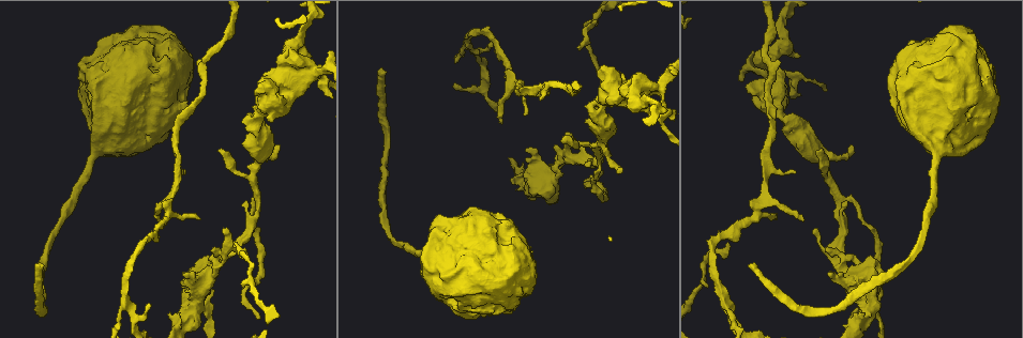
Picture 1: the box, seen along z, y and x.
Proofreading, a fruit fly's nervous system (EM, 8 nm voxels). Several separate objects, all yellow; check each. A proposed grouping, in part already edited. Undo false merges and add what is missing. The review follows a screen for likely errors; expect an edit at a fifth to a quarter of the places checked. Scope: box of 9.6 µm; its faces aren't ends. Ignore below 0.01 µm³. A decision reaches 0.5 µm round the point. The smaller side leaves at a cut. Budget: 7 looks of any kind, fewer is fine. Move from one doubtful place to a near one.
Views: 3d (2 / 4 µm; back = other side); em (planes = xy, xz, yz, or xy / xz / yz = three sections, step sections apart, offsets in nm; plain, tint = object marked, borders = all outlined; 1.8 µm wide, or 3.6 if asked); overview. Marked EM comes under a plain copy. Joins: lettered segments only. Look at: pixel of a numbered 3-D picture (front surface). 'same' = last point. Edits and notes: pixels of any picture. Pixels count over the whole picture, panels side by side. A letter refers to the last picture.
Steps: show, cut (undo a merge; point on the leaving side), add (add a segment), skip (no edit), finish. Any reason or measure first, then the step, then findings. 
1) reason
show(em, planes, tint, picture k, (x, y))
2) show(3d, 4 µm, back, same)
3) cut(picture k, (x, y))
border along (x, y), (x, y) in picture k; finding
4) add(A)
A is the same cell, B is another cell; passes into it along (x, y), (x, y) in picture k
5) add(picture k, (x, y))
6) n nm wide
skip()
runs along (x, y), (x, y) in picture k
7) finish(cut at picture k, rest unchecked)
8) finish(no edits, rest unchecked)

sharp bend
show(em, planes, borders, picture 1, (221, 259))

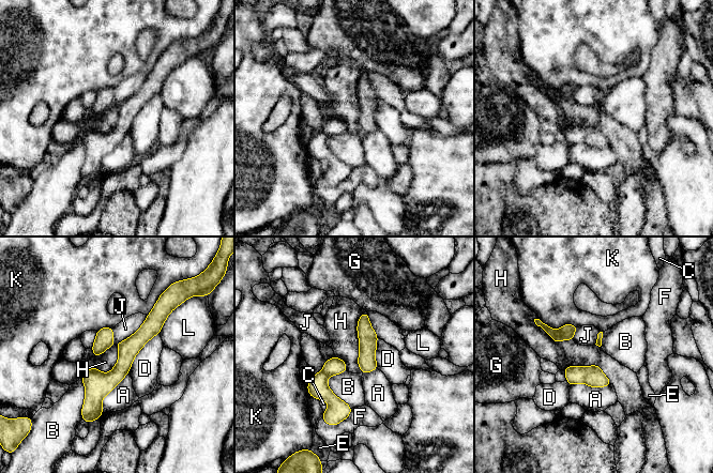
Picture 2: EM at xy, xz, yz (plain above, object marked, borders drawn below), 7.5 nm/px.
skip()
A, B, C, D, E, F, G, H, J, K and L are other cells; runs along (156, 308), (153, 324), (84, 412) in picture 2; all the same cell

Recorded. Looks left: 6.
abrupt turn
show(em, 3.6 µm, planes, tint, picture 1, (600, 112))

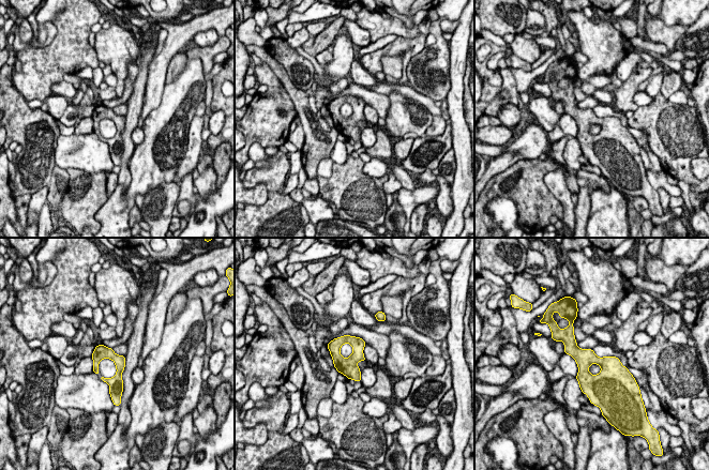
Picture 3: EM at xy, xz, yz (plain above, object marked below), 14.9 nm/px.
show(em, 3.6 µm, planes, borders, same)

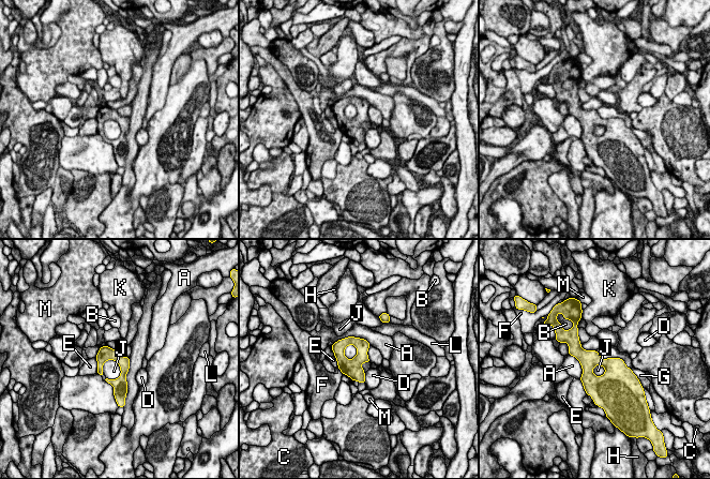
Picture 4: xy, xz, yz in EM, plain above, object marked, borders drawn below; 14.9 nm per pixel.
A touches over 550 nm
skip()
A, B, C, D, E, F, G, H, J, K, L and M are other cells; continuous, no second cell

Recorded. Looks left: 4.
closes a loop
show(em, 3.6 µm, planes, tint, picture 1, (294, 46))

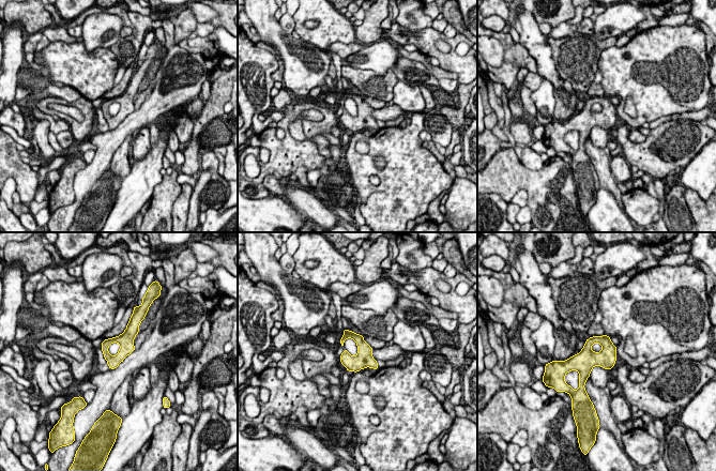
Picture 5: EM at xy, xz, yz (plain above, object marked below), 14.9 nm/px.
show(em, 3.6 µm, planes, borders, same)

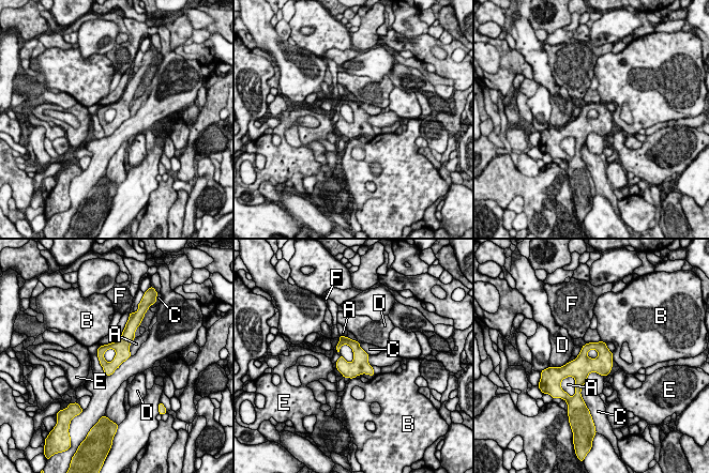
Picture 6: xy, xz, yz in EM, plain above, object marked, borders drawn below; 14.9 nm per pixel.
skip()
A, B, C, D, E and F are other cells; one cell here

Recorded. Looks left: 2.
finish(no edits, rest unchecked)

